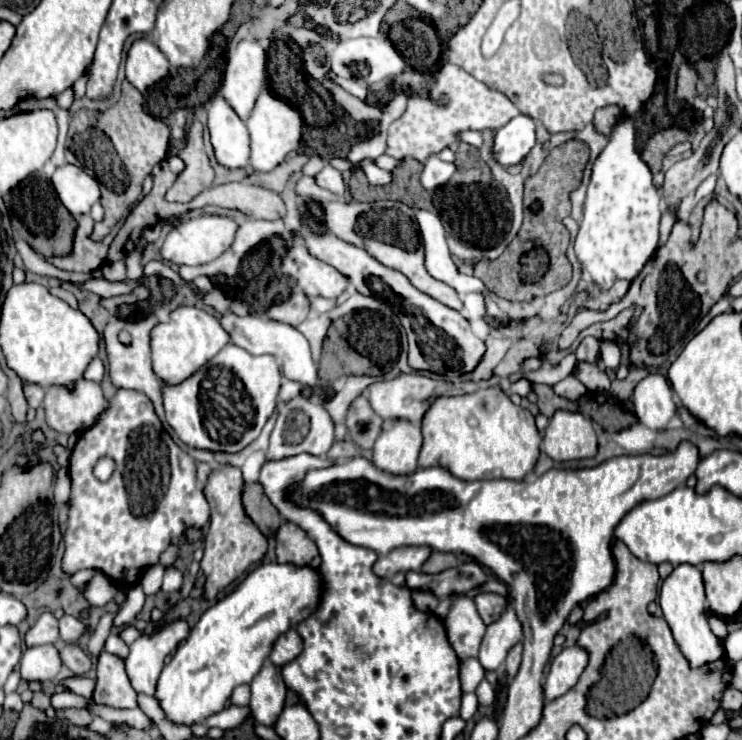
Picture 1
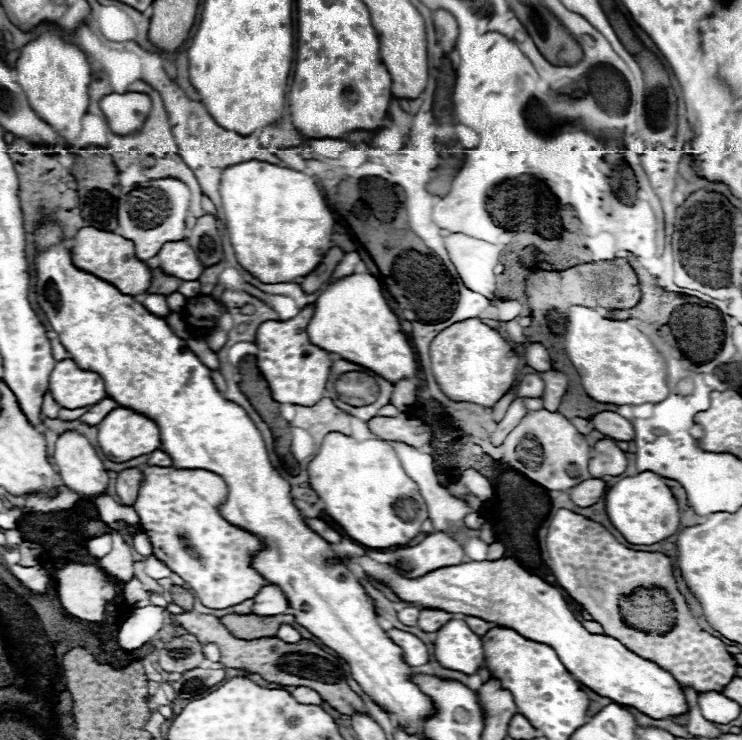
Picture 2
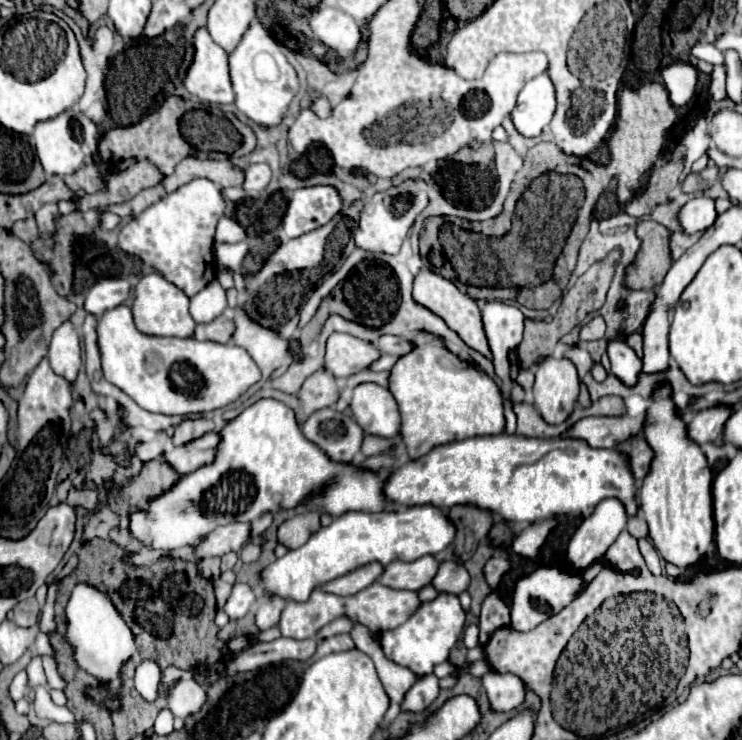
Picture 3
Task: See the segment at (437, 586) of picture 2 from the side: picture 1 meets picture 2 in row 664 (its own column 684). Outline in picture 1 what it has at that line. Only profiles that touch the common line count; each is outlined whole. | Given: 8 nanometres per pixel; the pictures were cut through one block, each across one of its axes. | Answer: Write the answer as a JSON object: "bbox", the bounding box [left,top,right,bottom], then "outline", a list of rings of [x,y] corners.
{"bbox":[660,564,718,668],"outline":[[[680,564],[674,568],[674,572],[664,580],[660,590],[660,606],[664,612],[664,620],[668,622],[674,642],[678,650],[688,660],[690,668],[704,666],[704,650],[708,650],[708,640],[718,640],[710,626],[708,626],[708,608],[706,608],[706,596],[704,596],[704,584],[702,584],[702,572],[698,566]]]}

